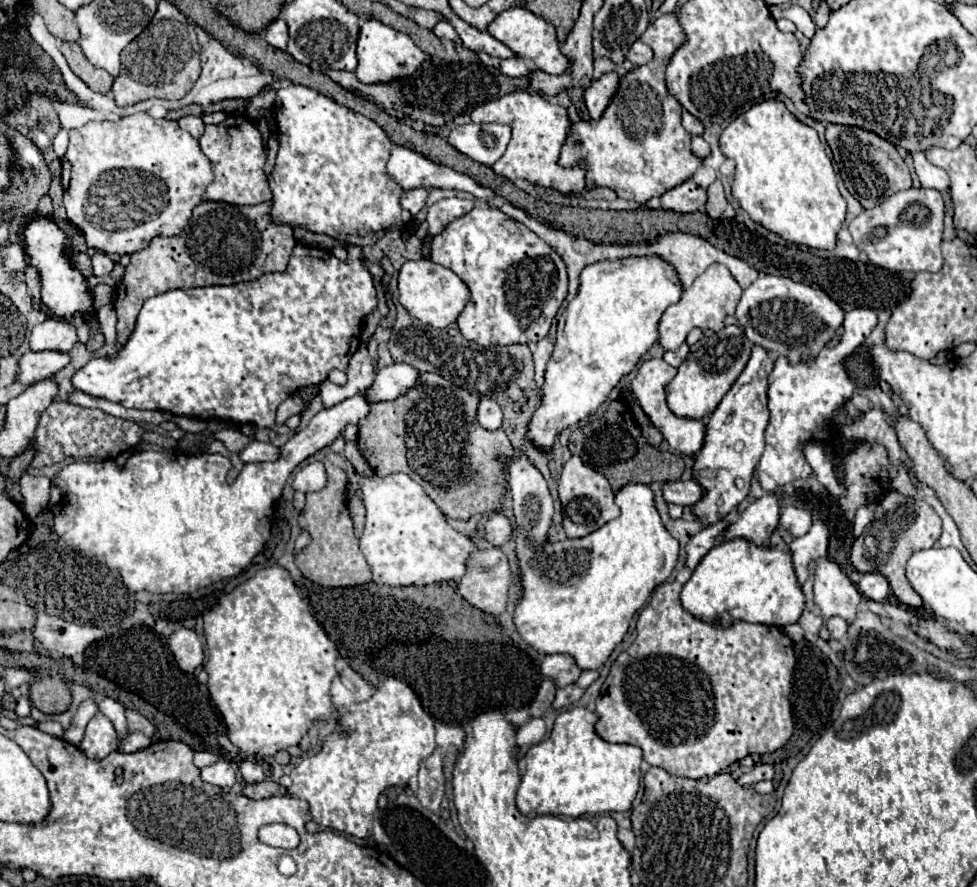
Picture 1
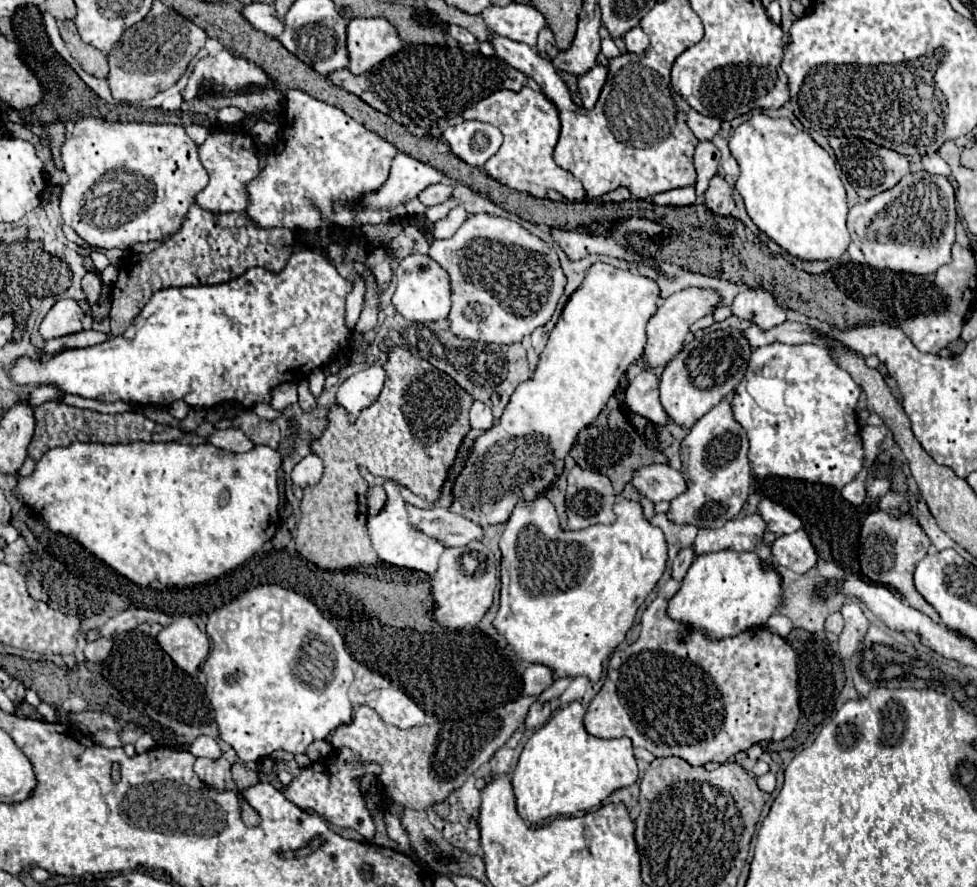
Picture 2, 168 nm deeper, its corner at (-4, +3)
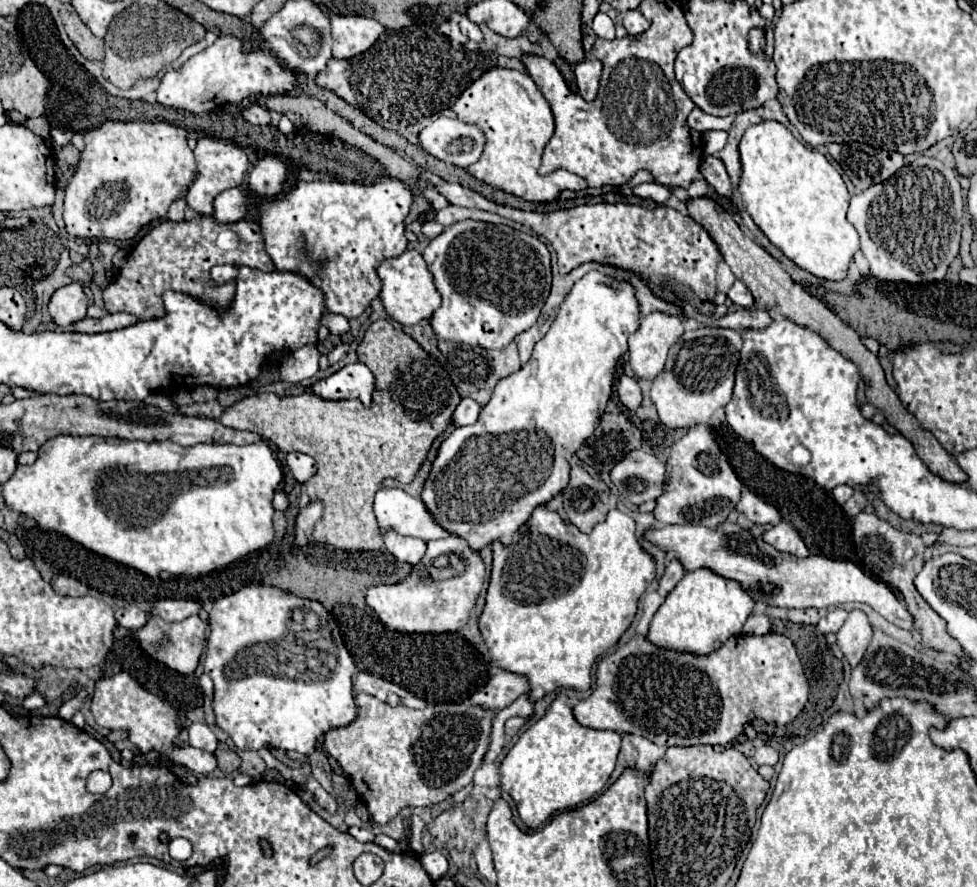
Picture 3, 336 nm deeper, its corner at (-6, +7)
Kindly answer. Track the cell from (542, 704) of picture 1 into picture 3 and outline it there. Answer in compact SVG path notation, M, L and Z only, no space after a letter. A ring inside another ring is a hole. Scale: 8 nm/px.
M358 693L354 701L358 705L356 719L350 725L328 731L324 745L328 753L342 765L354 789L366 801L366 807L376 823L382 825L392 821L404 807L428 807L442 803L446 797L472 783L472 777L488 751L492 721L496 717L494 709L482 709L472 701L462 701L448 705L430 703L424 711L420 711L410 707L390 707L366 693Z

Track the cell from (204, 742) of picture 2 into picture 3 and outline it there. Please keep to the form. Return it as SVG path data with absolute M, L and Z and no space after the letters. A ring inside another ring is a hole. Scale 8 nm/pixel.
M192 723L188 733L190 733L190 745L192 747L204 749L204 751L210 751L210 753L216 751L218 739L216 739L214 731L206 723Z

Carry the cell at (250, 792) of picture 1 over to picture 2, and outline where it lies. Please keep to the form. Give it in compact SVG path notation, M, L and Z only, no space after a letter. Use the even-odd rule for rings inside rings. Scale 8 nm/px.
M234 763L234 765L232 765L232 779L238 783L238 789L240 789L240 791L244 791L244 789L248 789L248 787L252 787L252 785L256 785L256 783L260 781L258 773L252 771L252 769L250 769L248 765L244 765L244 763Z

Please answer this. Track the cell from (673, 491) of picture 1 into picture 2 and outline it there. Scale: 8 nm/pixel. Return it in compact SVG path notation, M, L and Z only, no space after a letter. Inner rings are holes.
M644 465L632 473L632 487L650 499L652 503L658 501L672 501L672 497L678 497L684 491L684 477L680 471L672 469L670 465Z

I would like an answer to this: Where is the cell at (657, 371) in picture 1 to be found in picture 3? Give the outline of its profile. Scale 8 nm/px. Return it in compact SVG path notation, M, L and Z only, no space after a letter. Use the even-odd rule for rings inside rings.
M622 375L618 381L618 397L630 411L636 411L642 405L642 389L638 385L638 379Z

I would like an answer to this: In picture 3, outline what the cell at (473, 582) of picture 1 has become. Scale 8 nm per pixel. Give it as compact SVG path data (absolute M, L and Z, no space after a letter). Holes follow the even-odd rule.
M448 537L448 539L438 539L438 541L428 541L428 551L424 559L414 565L414 571L410 577L406 577L402 583L396 585L376 585L368 589L366 603L376 611L380 621L394 631L400 633L454 633L462 629L472 611L474 605L482 593L486 579L486 565L484 559L478 551L470 549L462 537ZM440 555L456 555L462 561L462 569L450 573L448 579L430 579L424 575L424 569L430 569L434 559Z

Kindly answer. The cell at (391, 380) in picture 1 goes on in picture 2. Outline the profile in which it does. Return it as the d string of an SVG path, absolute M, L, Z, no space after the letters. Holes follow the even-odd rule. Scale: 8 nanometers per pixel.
M380 365L366 367L350 375L338 389L336 401L348 411L350 419L356 421L362 409L370 407L380 395L384 385L384 369Z

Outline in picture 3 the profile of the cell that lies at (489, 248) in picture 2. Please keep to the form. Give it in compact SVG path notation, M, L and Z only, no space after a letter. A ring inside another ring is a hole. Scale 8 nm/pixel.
M474 219L458 221L430 241L424 259L442 295L442 305L430 323L434 333L446 341L502 349L536 323L550 295L548 247L538 237L506 225Z

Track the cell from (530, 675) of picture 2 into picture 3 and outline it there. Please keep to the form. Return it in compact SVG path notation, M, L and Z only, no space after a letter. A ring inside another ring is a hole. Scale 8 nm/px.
M496 665L488 673L488 683L472 695L472 701L480 707L504 709L530 689L530 681L518 673L506 673L506 669L498 669Z

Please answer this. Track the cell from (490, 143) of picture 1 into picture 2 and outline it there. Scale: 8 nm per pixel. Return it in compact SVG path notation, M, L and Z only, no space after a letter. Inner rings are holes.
M462 121L458 125L452 125L442 131L440 139L450 147L452 155L456 155L458 159L474 167L482 167L502 145L502 133L494 125L488 125L482 121Z

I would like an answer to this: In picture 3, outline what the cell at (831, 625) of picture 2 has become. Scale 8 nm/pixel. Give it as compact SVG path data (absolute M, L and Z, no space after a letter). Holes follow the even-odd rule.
M836 607L836 609L828 611L828 615L818 621L816 629L818 629L820 633L824 633L824 635L826 635L826 633L836 633L836 631L842 627L842 623L846 621L846 617L848 617L848 613L846 613L844 609Z

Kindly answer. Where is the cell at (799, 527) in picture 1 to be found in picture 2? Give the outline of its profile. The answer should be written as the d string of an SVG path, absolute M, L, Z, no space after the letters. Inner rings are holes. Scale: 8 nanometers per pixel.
M762 499L758 503L758 513L764 519L766 529L776 535L788 535L802 527L800 519L794 513L790 513L788 509L784 509L782 505L778 505L770 499Z

